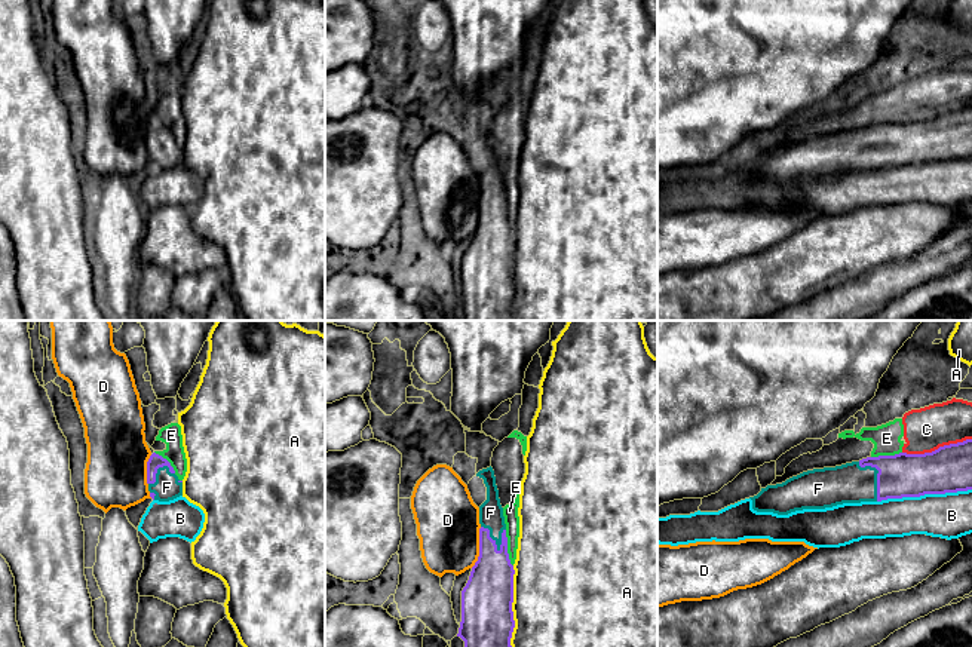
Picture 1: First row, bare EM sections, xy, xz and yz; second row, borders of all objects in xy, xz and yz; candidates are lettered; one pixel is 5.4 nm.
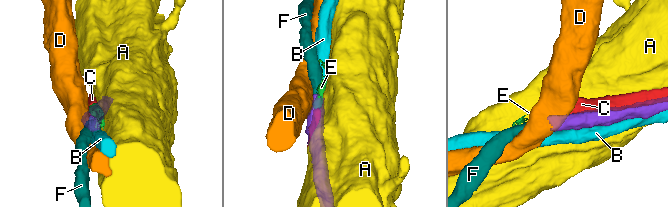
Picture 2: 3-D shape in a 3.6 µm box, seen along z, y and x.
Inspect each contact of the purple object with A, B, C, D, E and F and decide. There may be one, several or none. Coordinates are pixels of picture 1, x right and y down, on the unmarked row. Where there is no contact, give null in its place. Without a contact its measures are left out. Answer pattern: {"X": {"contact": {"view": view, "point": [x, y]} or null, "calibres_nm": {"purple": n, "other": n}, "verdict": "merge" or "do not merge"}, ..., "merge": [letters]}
{"A": {"contact": {"view": "xz", "point": [511, 276]}, "calibres_nm": {"purple": 280, "other": 480}, "verdict": "do not merge"}, "B": {"contact": {"view": "yz", "point": [923, 162]}, "calibres_nm": {"purple": 260, "other": 240}, "verdict": "do not merge"}, "C": {"contact": {"view": "yz", "point": [938, 116]}, "calibres_nm": {"purple": 260, "other": 240}, "verdict": "do not merge"}, "D": {"contact": {"view": "xz", "point": [480, 215]}, "calibres_nm": {"purple": 260, "other": 340}, "verdict": "do not merge"}, "E": {"contact": {"view": "xz", "point": [506, 215]}, "calibres_nm": {"purple": 260, "other": 80}, "verdict": "do not merge"}, "F": {"contact": {"view": "xz", "point": [490, 205]}, "calibres_nm": {"purple": 240, "other": 130}, "verdict": "merge"}, "merge": ["F"]}

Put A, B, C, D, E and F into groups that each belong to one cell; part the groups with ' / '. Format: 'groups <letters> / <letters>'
groups A / B / C E / D / F

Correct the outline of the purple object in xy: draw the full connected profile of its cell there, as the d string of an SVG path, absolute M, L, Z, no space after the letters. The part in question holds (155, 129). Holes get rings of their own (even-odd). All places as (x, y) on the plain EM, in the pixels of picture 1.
M156 120L147 129L147 151L153 168L169 169L183 163L183 148L171 131Z

